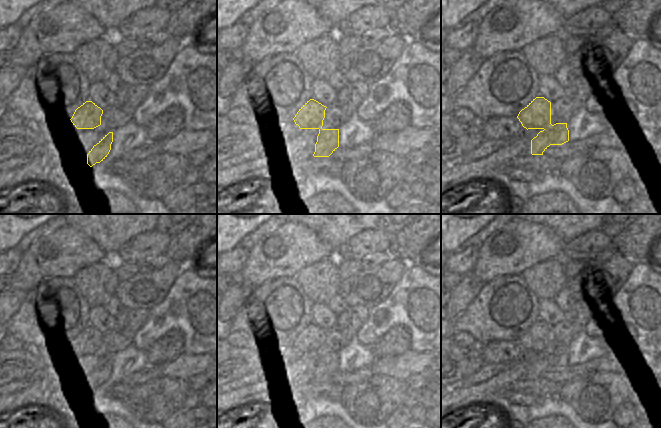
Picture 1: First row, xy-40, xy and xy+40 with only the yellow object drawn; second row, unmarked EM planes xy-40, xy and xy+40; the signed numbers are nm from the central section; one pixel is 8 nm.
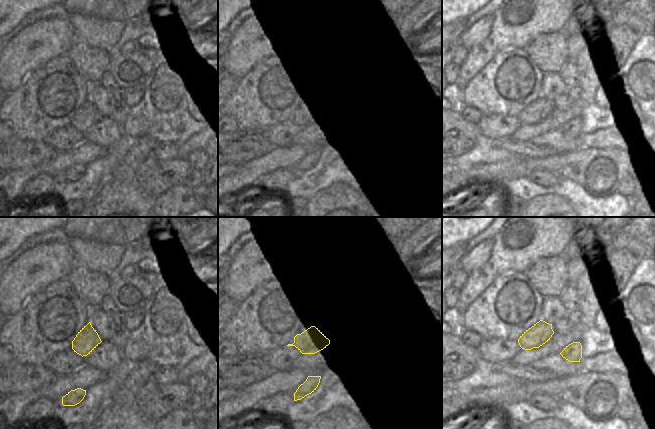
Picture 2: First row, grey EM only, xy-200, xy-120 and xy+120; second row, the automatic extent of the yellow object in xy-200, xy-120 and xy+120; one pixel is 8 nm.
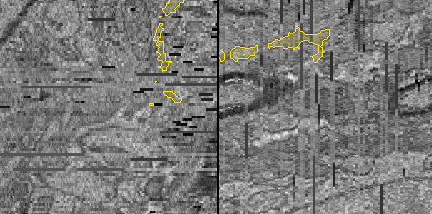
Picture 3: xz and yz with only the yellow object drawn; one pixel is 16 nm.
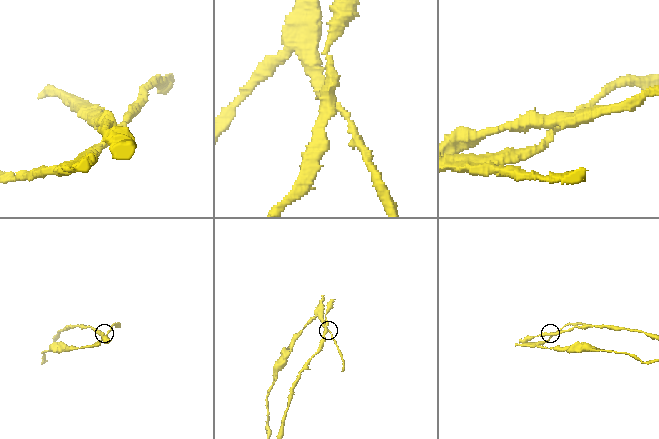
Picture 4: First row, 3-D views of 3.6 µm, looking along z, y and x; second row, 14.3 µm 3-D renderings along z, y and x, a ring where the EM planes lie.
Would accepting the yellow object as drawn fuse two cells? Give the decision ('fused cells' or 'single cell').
fused cells

